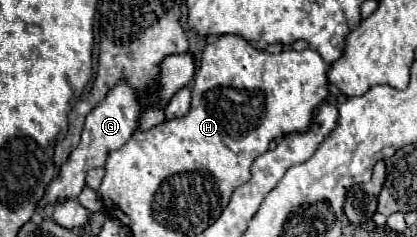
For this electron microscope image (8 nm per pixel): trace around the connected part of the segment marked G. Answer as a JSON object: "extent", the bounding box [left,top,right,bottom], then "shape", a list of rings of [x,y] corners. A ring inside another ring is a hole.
{"extent":[39,84,141,206],"shape":[[[119,84],[113,90],[109,90],[109,94],[105,96],[105,100],[101,104],[97,104],[87,114],[87,120],[85,120],[85,126],[83,126],[83,134],[81,134],[79,146],[71,152],[69,160],[61,166],[59,176],[47,186],[47,190],[45,190],[45,194],[43,194],[43,198],[41,198],[39,204],[45,206],[45,204],[57,204],[59,200],[67,200],[67,198],[77,198],[79,192],[85,186],[85,172],[91,170],[91,168],[103,166],[107,154],[111,150],[121,148],[131,138],[131,134],[137,128],[139,114],[141,114],[139,100],[135,98],[135,94],[133,94],[133,90],[129,86]]]}

